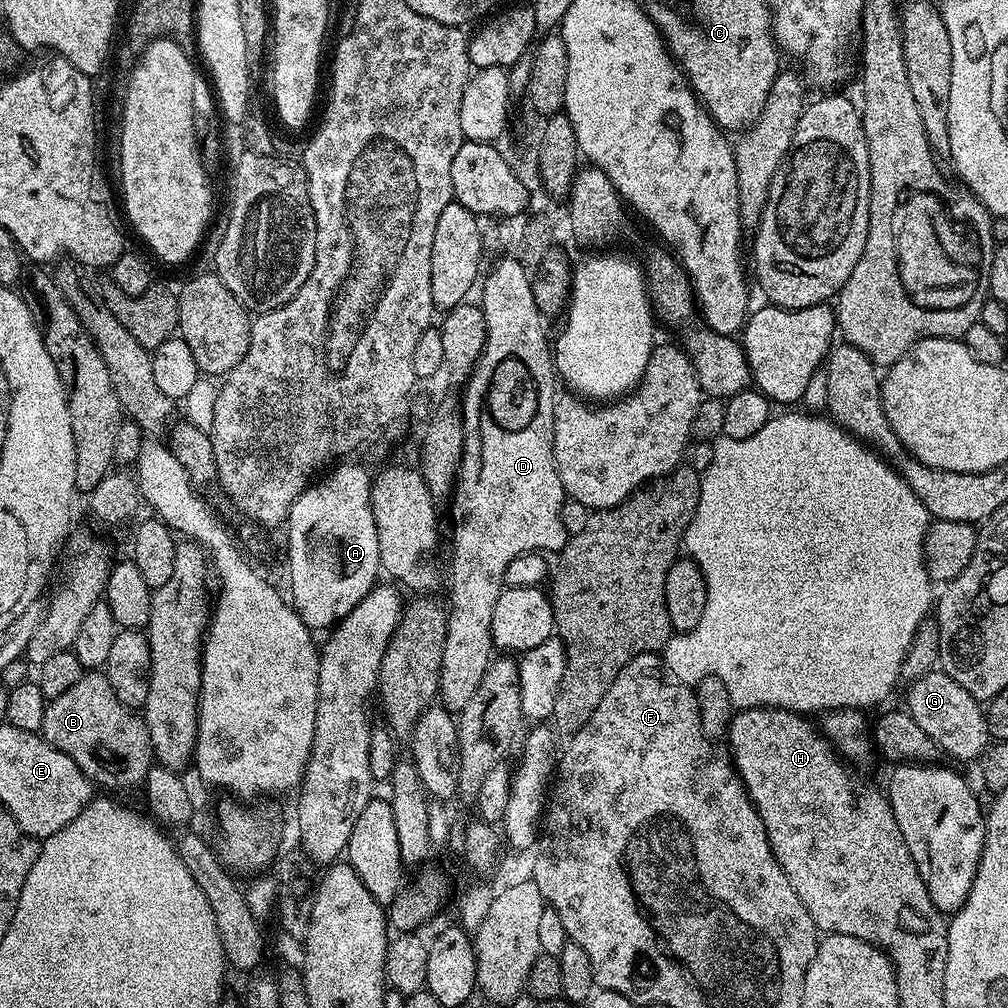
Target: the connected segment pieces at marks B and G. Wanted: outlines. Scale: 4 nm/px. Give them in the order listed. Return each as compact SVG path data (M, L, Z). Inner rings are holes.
M100 670L85 671L84 676L66 690L66 694L58 694L58 698L48 701L42 735L50 746L74 758L78 770L82 770L82 774L99 787L100 784L104 788L136 788L139 784L141 787L147 781L148 771L154 766L148 727L133 709L120 701L118 694L114 694L114 686L110 686L107 675Z
M933 670L909 685L906 710L918 726L938 742L941 751L962 760L977 761L990 744L983 705L942 670Z

